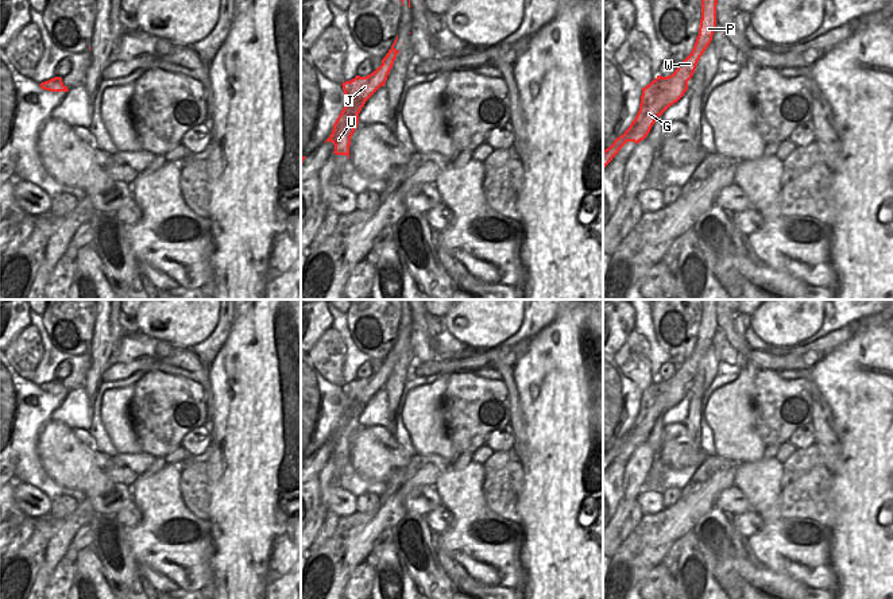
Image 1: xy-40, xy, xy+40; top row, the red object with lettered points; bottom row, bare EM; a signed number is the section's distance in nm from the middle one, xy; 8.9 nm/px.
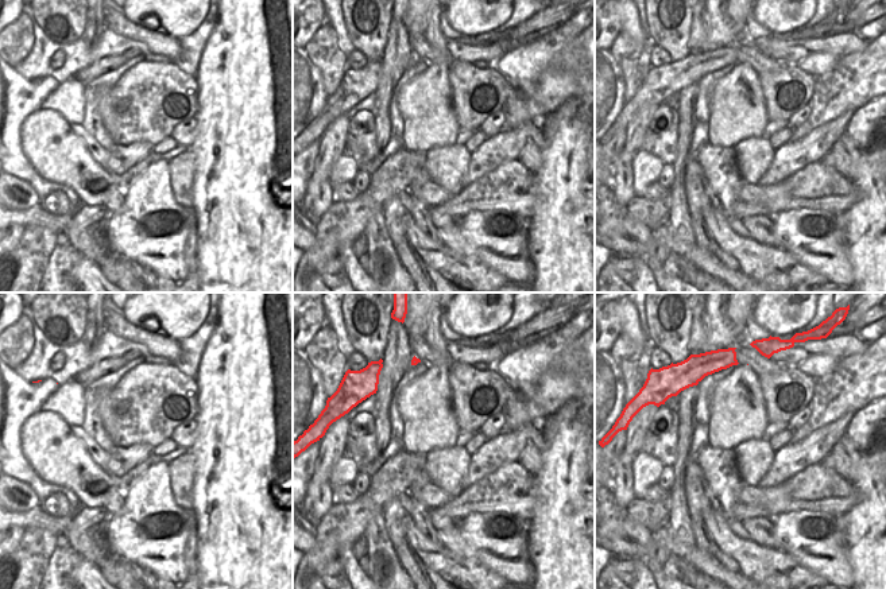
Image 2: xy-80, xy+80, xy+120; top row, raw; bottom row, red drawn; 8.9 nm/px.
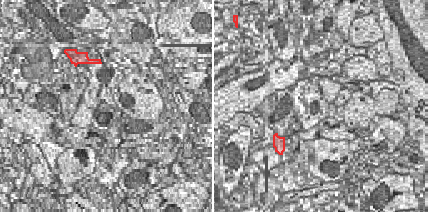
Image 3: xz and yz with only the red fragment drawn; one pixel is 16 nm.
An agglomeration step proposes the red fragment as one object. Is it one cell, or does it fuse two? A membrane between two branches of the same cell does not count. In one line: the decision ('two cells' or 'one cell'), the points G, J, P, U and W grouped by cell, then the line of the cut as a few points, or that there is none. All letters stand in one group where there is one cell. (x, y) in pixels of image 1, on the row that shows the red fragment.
two cells; groups G J U / P W; cut xy (371, 73), (375, 84), (383, 82)

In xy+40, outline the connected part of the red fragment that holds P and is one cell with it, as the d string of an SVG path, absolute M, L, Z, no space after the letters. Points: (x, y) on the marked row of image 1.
M701 0L701 19L699 35L691 54L677 65L674 76L677 81L689 81L696 70L696 65L710 46L716 28L716 4L718 0Z

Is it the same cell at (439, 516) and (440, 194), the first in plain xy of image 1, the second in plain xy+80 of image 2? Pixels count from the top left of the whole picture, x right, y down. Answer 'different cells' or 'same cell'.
different cells

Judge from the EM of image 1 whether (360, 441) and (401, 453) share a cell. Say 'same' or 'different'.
same

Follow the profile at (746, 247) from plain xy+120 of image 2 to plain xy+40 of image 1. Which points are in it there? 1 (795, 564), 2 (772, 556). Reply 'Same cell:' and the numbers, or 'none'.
Same cell: none

